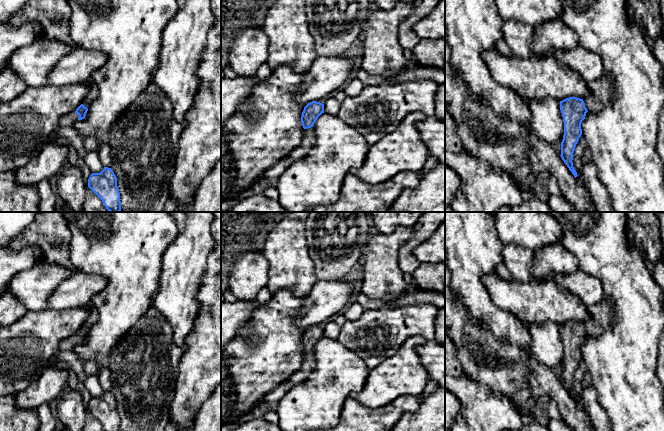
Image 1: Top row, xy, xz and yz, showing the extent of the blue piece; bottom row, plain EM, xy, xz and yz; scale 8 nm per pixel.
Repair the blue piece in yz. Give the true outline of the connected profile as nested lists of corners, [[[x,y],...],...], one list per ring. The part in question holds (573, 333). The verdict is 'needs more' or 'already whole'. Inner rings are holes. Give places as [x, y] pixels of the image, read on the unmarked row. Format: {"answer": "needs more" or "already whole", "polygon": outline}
{"answer": "needs more", "polygon": [[[607,300],[598,305],[587,307],[591,319],[580,323],[569,321],[560,325],[560,334],[564,346],[564,359],[561,366],[561,382],[576,402],[577,396],[573,391],[573,377],[582,359],[581,347],[586,337],[600,336],[610,326],[613,318],[614,301]]]}

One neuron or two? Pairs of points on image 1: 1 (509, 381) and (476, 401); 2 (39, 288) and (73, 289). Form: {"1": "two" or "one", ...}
{"1": "two", "2": "two"}

